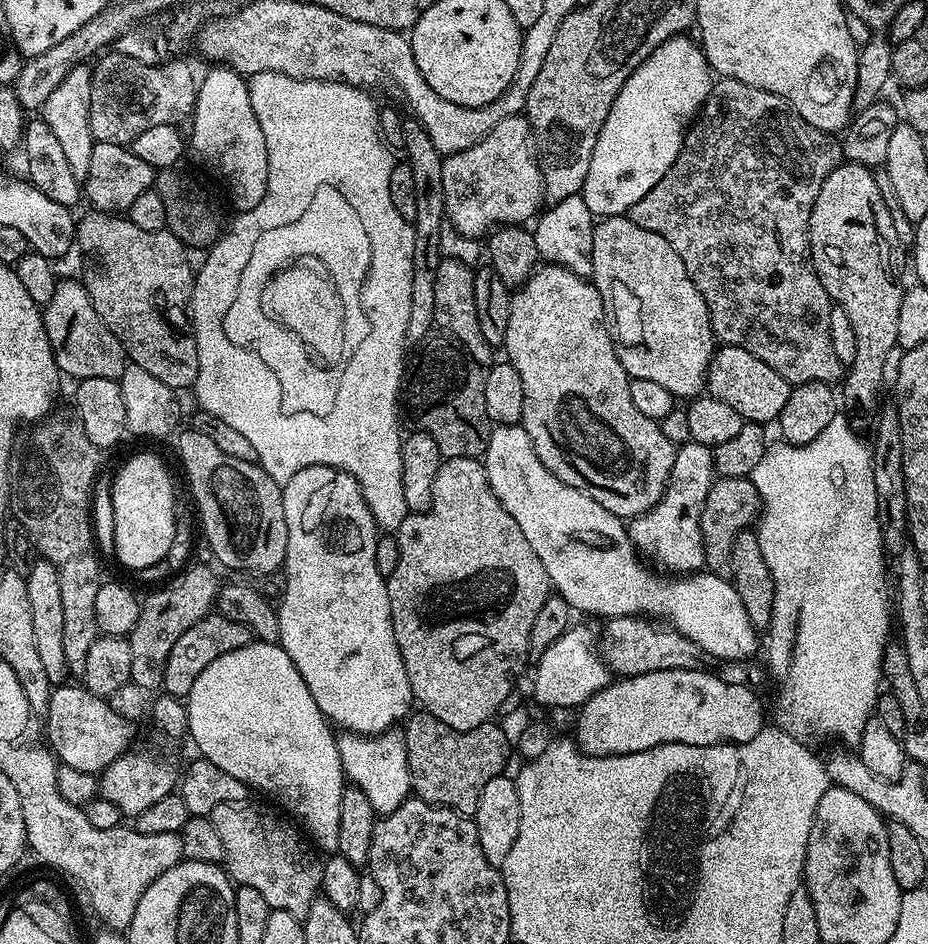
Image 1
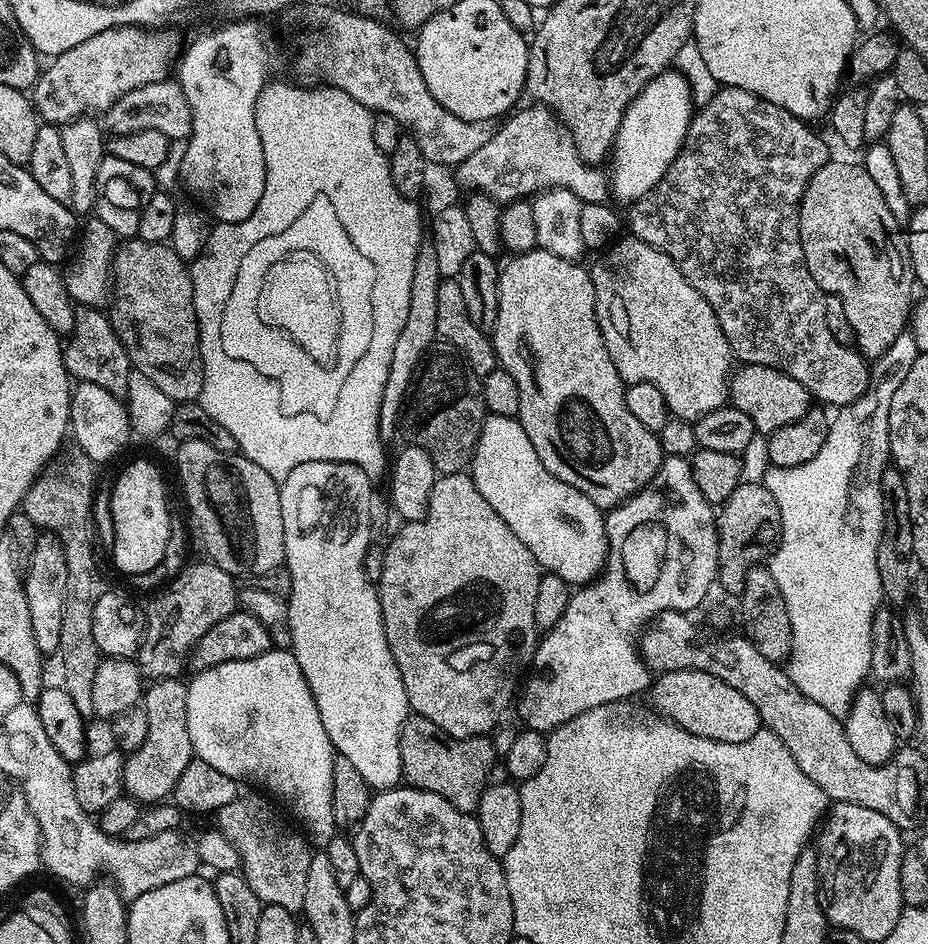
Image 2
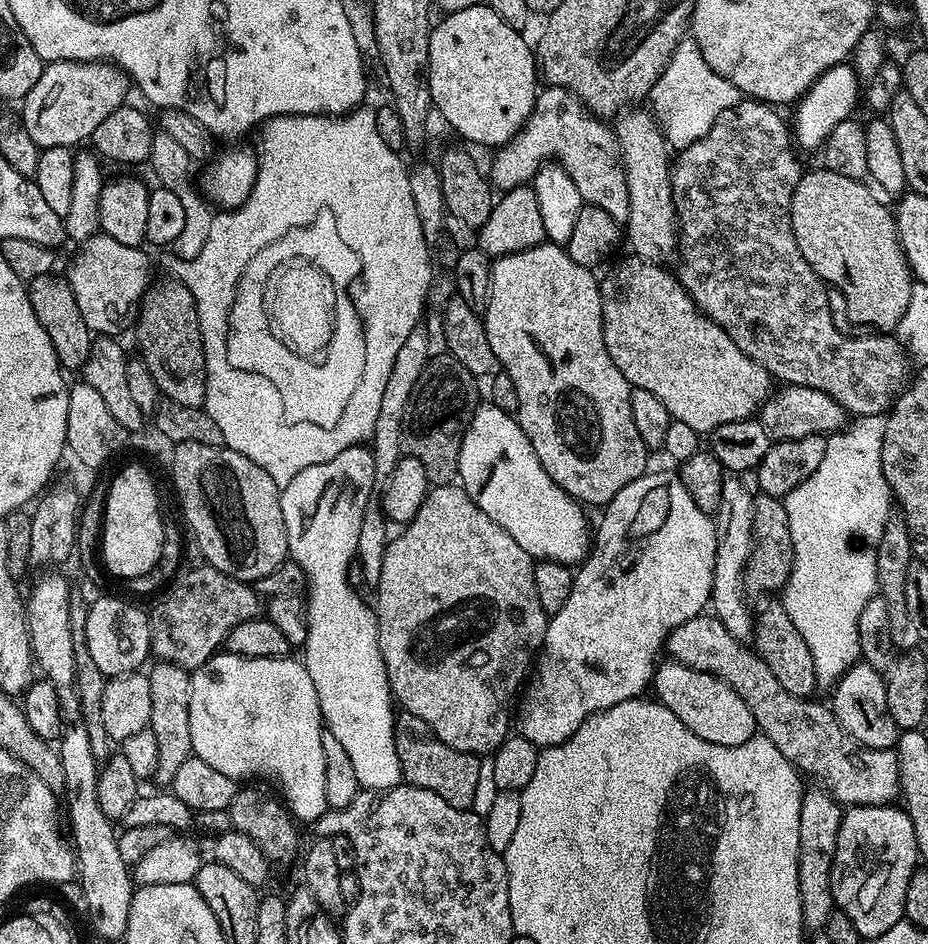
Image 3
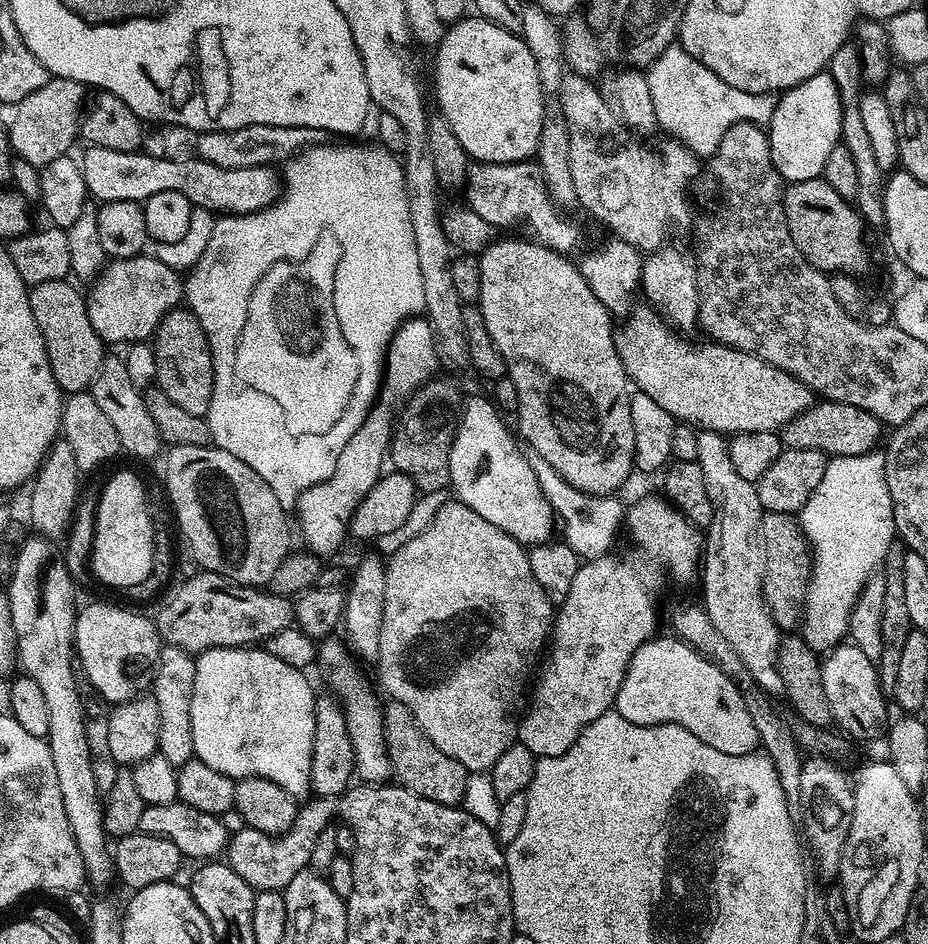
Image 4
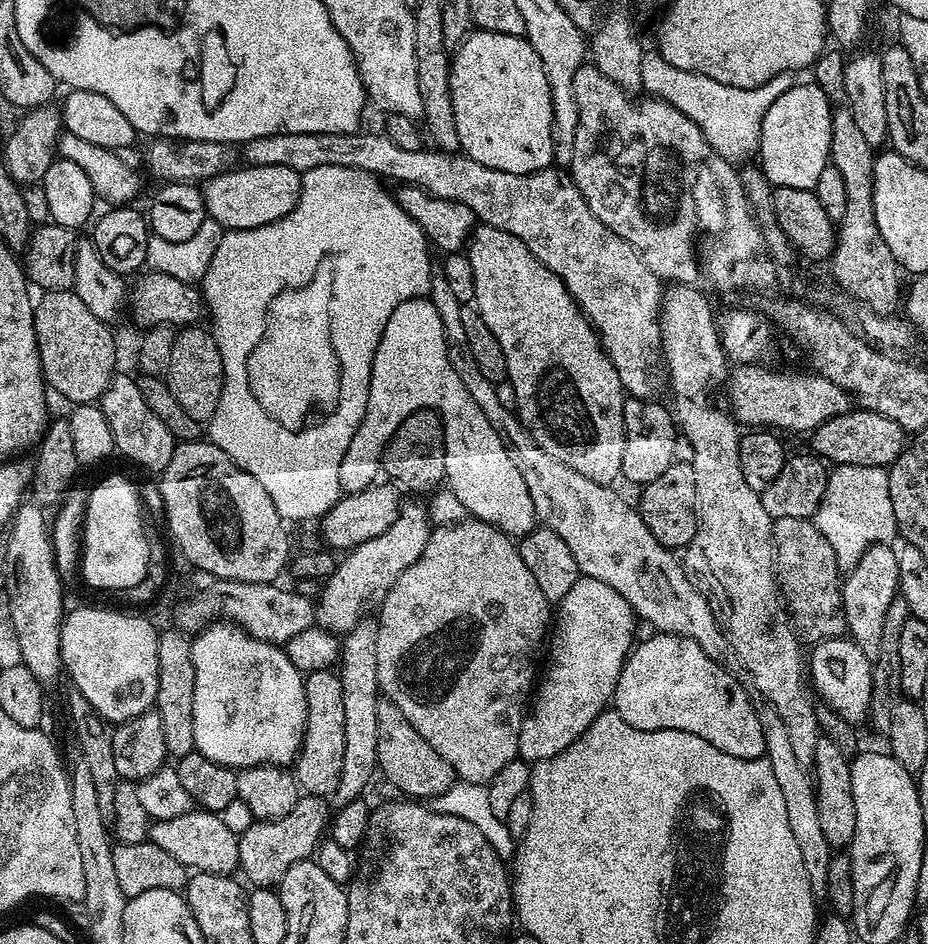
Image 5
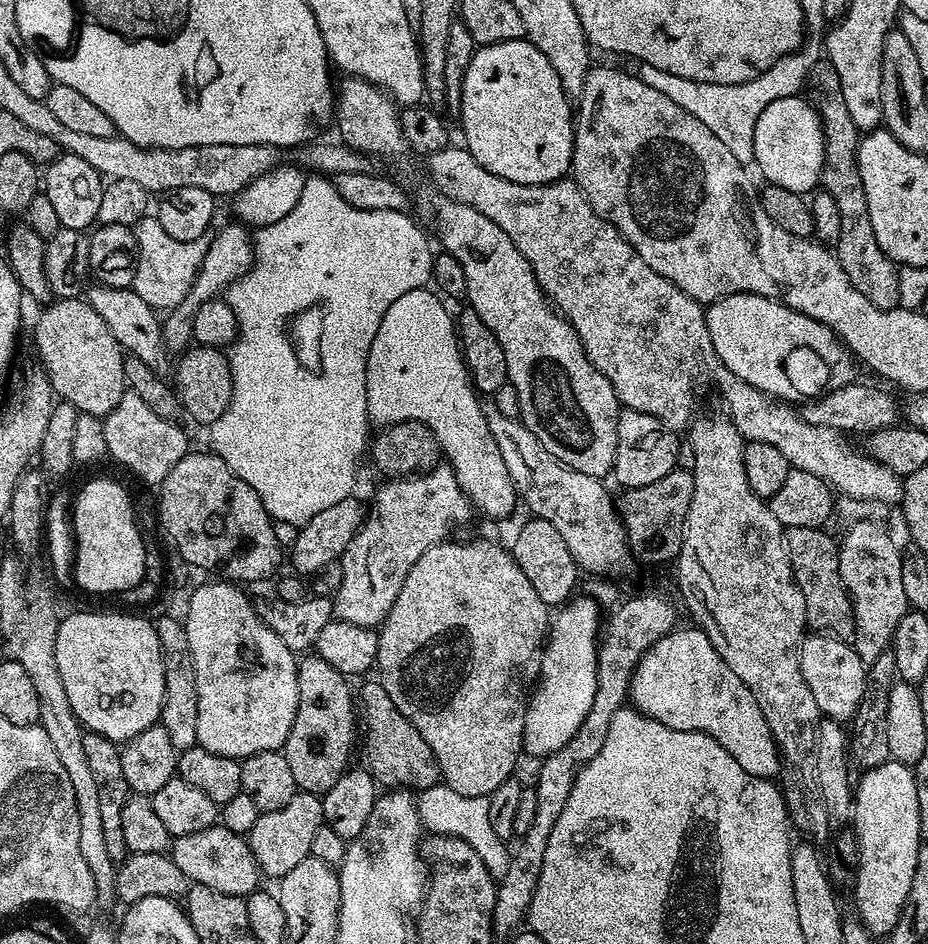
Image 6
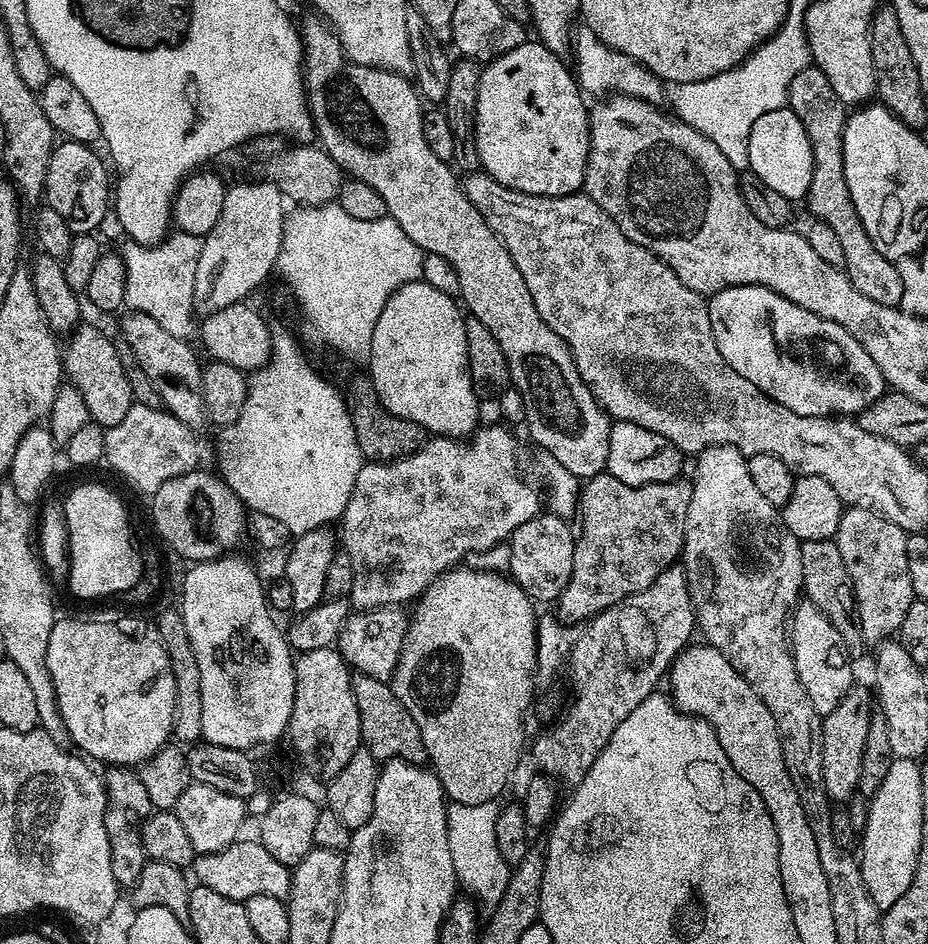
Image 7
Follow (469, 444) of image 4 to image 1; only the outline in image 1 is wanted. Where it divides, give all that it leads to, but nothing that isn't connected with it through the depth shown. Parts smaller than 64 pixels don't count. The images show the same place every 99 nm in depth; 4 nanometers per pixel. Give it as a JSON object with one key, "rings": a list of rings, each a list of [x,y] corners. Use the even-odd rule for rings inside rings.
{"rings":[[[502,424],[493,427],[488,449],[484,451],[482,457],[482,463],[486,470],[486,478],[490,482],[490,490],[494,490],[494,494],[498,498],[498,502],[502,502],[506,514],[510,514],[510,518],[514,518],[514,522],[518,522],[518,527],[522,530],[522,534],[526,534],[526,542],[530,542],[531,548],[534,549],[534,554],[538,554],[538,558],[542,561],[542,566],[546,566],[546,574],[552,579],[553,589],[577,613],[589,612],[592,616],[604,616],[603,618],[611,618],[613,616],[659,618],[661,621],[667,622],[671,627],[678,629],[686,638],[690,638],[690,642],[694,642],[697,649],[705,657],[717,656],[717,661],[720,662],[725,660],[748,660],[755,657],[752,655],[756,652],[756,635],[758,635],[758,629],[752,624],[750,616],[742,604],[742,599],[738,596],[738,590],[735,589],[731,579],[715,576],[714,573],[707,570],[677,575],[675,578],[672,578],[669,584],[660,576],[651,576],[650,573],[646,572],[640,566],[641,557],[638,555],[632,540],[628,537],[628,529],[625,521],[621,517],[607,512],[603,506],[598,502],[594,502],[594,498],[590,498],[581,488],[570,486],[566,482],[559,480],[554,474],[550,474],[550,470],[546,470],[546,466],[542,466],[542,458],[538,458],[538,454],[534,450],[534,442],[530,442],[530,434],[526,434],[526,430],[520,424]]]}

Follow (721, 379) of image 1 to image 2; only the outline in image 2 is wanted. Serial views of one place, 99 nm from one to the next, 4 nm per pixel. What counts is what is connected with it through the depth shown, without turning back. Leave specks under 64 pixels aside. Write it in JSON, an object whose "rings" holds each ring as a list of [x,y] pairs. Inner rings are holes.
{"rings":[[[744,364],[737,367],[730,377],[730,404],[742,410],[742,414],[750,414],[750,422],[754,422],[757,433],[770,434],[802,419],[813,407],[814,398],[806,386],[790,378],[790,374],[761,364]]]}

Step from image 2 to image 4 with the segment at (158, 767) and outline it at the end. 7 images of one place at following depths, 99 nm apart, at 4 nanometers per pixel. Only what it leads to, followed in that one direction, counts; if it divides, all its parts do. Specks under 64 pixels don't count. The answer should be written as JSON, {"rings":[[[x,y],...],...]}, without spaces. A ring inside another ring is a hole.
{"rings":[[[171,646],[161,647],[160,656],[156,659],[156,674],[152,677],[150,685],[150,695],[158,702],[158,755],[174,766],[184,764],[194,756],[194,726],[190,726],[190,698],[194,690],[195,673],[196,662],[193,653]]]}

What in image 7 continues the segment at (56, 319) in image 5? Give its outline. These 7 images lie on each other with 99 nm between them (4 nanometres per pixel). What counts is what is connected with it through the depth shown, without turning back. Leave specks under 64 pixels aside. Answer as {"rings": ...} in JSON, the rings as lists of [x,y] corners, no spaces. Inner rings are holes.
{"rings":[[[77,327],[72,340],[62,348],[62,372],[78,390],[90,409],[92,420],[107,430],[118,426],[134,403],[128,372],[122,366],[121,349],[104,332],[96,328]]]}

